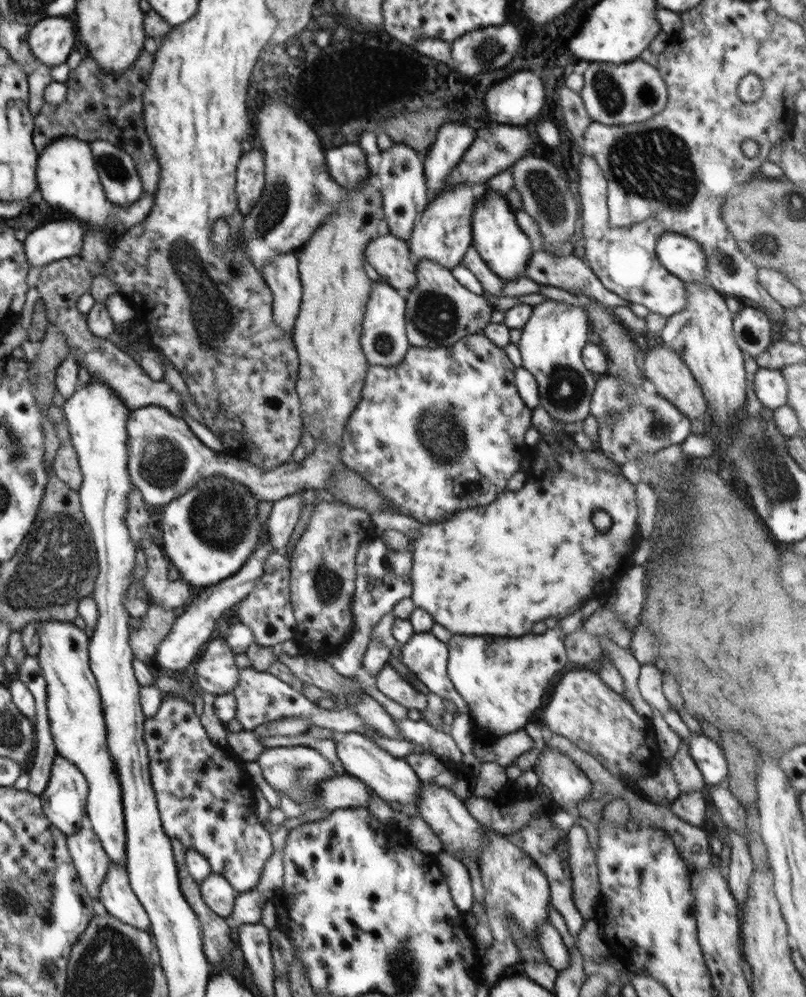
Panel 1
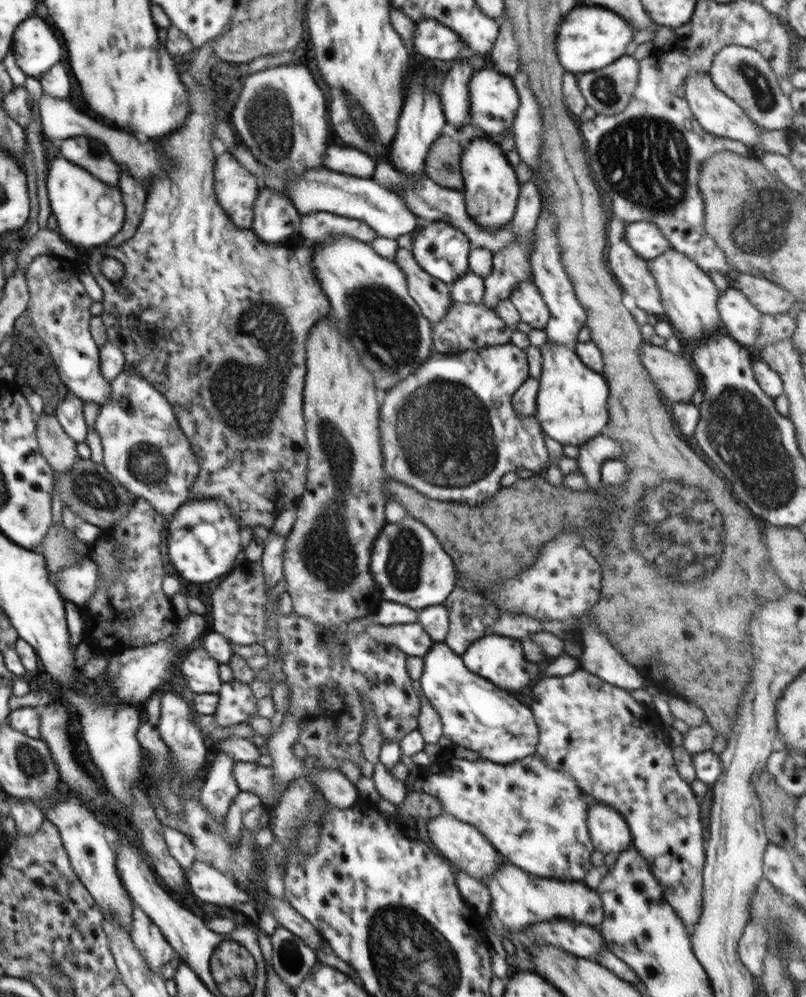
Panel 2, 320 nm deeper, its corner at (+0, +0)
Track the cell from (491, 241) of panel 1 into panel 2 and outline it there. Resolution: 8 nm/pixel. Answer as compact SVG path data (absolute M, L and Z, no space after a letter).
M492 137L476 138L463 147L461 174L466 212L470 218L491 233L497 233L502 225L514 219L520 183L514 167L508 162L506 154L494 144Z

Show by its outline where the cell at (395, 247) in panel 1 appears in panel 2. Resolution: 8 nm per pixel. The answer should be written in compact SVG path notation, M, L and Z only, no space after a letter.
M398 248L391 260L404 272L410 296L419 304L422 314L431 325L438 324L448 314L454 301L446 284L424 272L412 252L404 248Z

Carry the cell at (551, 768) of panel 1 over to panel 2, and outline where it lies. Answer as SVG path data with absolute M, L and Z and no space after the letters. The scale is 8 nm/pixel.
M589 799L587 827L595 850L603 855L626 850L632 835L625 818L614 807Z

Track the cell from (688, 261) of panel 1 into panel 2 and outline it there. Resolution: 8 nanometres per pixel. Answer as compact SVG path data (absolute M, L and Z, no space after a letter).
M648 221L627 223L625 241L638 256L646 260L656 258L672 247L659 228Z

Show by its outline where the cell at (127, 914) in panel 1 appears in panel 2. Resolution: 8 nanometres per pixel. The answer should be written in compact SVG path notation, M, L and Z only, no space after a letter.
M135 906L132 916L130 935L134 946L154 972L161 972L165 964L178 957L177 952L142 909Z

